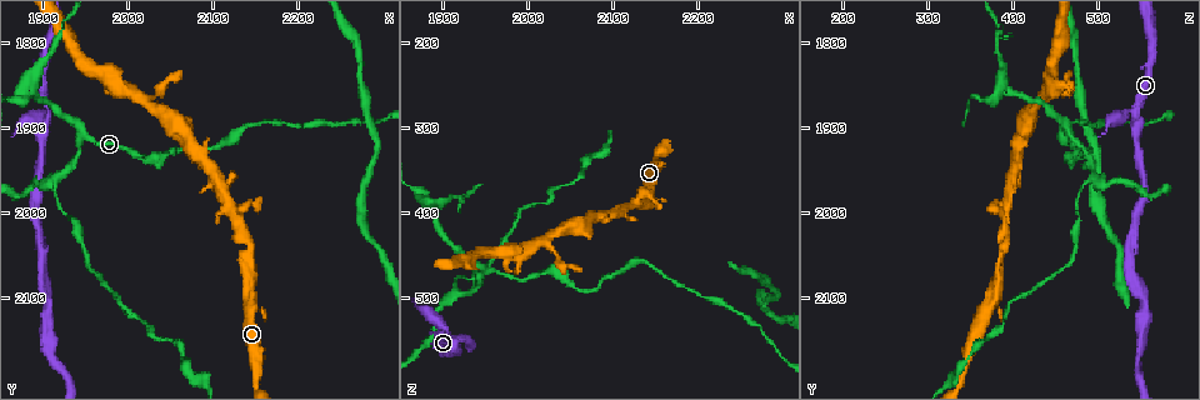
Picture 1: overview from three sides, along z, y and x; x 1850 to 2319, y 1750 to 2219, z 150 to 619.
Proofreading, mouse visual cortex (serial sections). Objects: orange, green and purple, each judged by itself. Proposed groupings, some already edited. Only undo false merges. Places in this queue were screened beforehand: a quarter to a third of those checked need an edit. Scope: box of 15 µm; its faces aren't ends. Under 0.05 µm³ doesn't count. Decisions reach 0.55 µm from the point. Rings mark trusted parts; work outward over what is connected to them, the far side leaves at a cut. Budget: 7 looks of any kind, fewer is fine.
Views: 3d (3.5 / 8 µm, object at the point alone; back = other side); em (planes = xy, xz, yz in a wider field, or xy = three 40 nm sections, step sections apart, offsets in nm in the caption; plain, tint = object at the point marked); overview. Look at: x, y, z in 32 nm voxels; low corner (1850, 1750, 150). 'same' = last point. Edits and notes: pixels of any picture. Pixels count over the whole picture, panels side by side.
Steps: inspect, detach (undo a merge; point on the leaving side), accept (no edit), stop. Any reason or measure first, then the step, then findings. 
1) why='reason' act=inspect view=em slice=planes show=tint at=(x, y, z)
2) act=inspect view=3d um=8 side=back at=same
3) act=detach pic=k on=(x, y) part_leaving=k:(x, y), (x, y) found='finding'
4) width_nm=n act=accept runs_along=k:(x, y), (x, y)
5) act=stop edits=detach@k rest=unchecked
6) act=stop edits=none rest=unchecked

why='thick turns thin' act=inspect view=3d um=3.5 side=back at=(1905, 1880, 545)

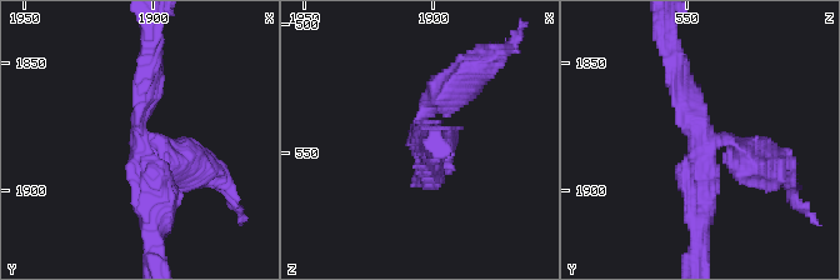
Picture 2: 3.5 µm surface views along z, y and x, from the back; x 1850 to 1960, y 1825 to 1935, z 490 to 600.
arms=3 arm_widths_nm=200,350,350 why='now the EM' act=inspect view=em slice=xy step=3 show=tint at=(1906, 1880, 544)

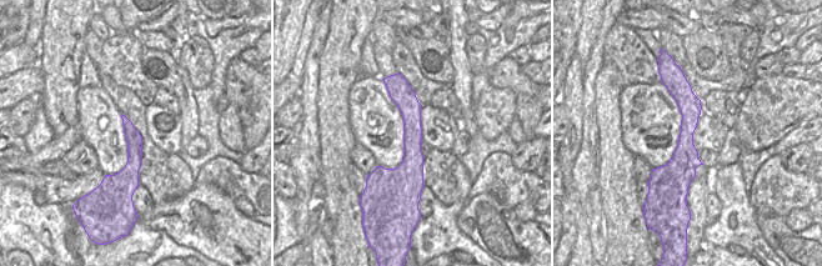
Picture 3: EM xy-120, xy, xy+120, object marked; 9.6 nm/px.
act=inspect view=em slice=xy step=2 show=tint at=same

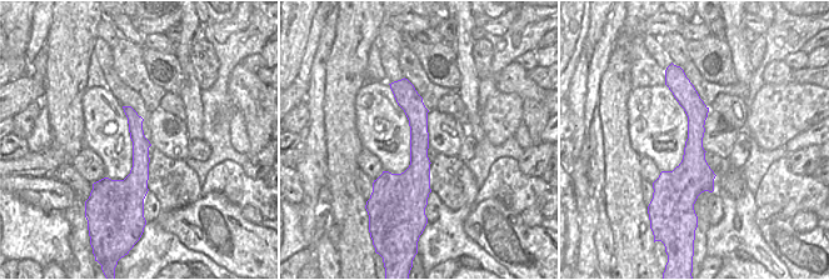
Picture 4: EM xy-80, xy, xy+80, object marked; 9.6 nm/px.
act=detach pic=2 on=(753, 169) found='a second cell is stuck on'

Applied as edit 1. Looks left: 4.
act=inspect view=overview

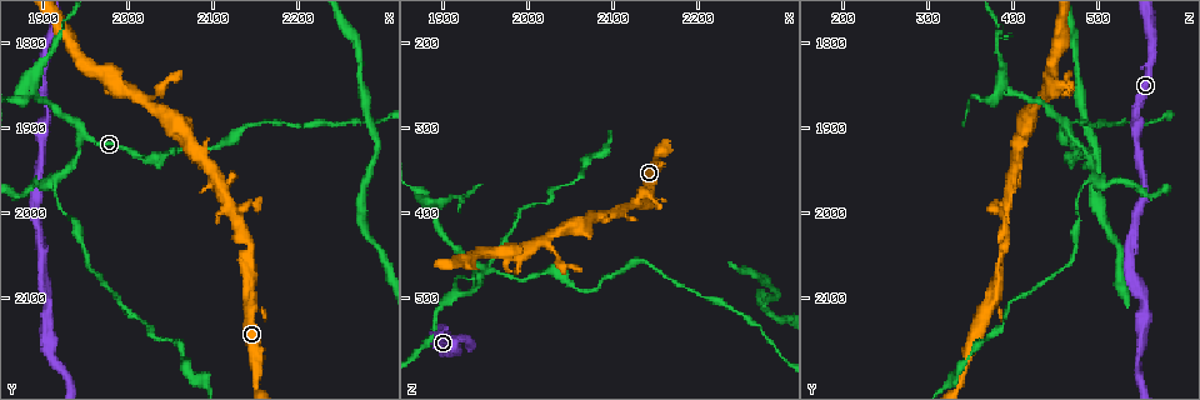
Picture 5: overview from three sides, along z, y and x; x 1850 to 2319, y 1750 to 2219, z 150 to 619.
act=inspect view=3d um=3.5 at=(1950, 1910, 465)

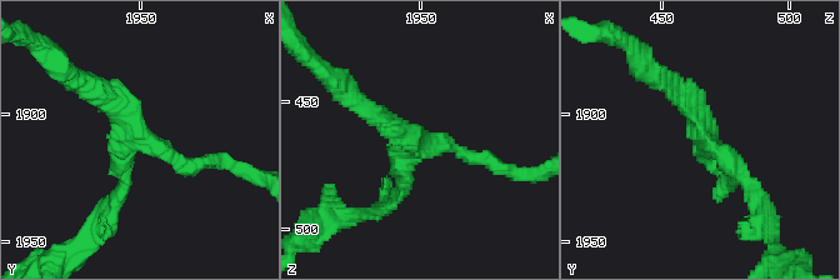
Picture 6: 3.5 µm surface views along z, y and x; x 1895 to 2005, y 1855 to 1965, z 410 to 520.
arms=3 arm_widths_nm=200,200,250 act=inspect view=em slice=xy step=1 show=tint at=(1947, 1910, 468)

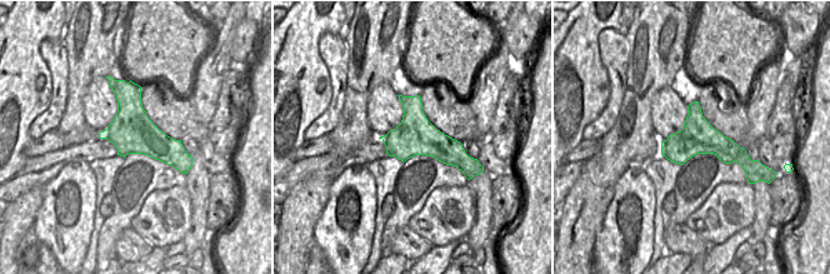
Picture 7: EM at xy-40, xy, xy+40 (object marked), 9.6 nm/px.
act=accept runs_along=6:(208, 161), (135, 139), (116, 196) found='continuous, no second cell'

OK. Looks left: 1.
act=stop edits=detach@2 rest=unchecked

